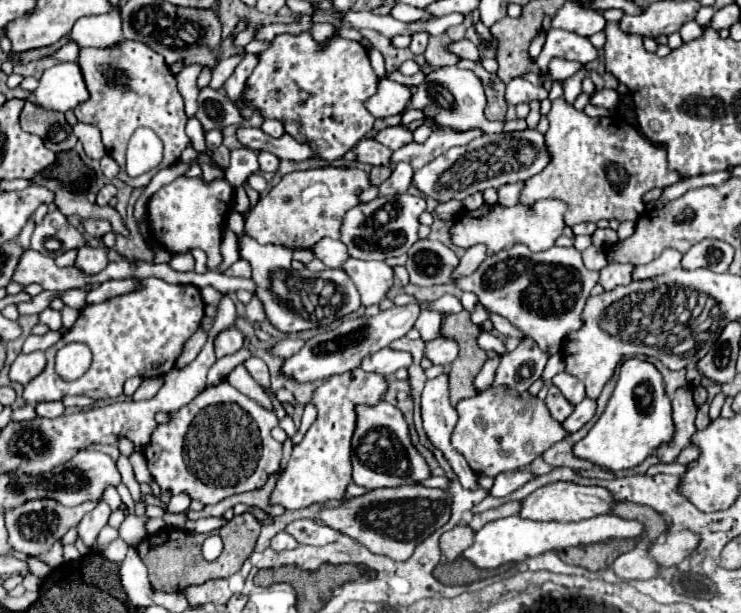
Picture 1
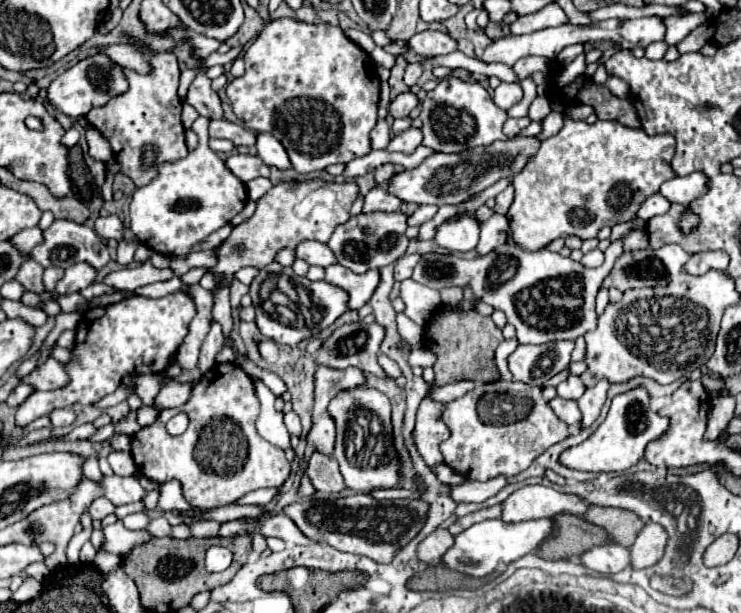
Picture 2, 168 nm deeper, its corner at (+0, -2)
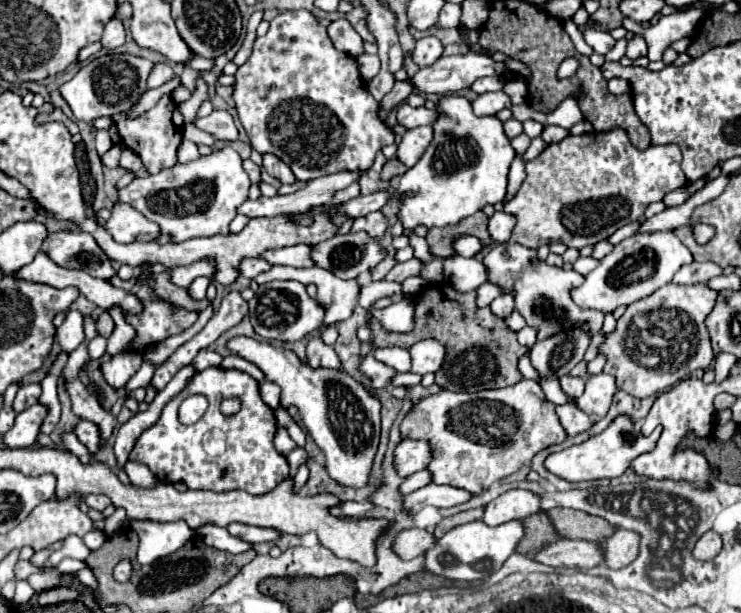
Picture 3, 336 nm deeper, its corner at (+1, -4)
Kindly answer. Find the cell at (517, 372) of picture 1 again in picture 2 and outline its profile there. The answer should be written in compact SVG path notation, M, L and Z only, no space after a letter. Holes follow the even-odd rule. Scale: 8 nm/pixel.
M573 340L547 342L539 346L521 344L509 356L509 368L513 372L513 380L521 380L525 384L545 386L549 378L565 370L571 362L571 352L575 348Z

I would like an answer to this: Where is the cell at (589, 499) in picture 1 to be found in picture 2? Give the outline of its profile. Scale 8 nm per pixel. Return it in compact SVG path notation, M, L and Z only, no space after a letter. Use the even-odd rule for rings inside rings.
M523 486L509 494L501 504L501 520L503 522L523 522L537 518L553 518L561 512L569 512L575 516L585 514L589 504L573 494L557 492L551 486Z

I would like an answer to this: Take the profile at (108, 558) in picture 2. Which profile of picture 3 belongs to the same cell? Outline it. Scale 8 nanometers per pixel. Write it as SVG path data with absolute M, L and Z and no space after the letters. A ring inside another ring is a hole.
M68 536L68 538L64 540L64 546L62 546L58 552L50 554L48 564L56 566L56 564L58 564L62 558L66 558L66 556L78 558L78 560L86 560L86 558L90 556L90 548L86 548L86 544L82 542L82 538L78 538L78 536Z

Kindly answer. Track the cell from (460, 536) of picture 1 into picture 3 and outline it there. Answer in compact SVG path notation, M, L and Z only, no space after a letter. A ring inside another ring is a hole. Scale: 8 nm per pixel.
M412 528L412 530L404 530L396 536L394 552L404 560L412 560L416 556L422 556L434 544L436 544L436 538L432 534L428 534L426 530L420 530L420 528Z

